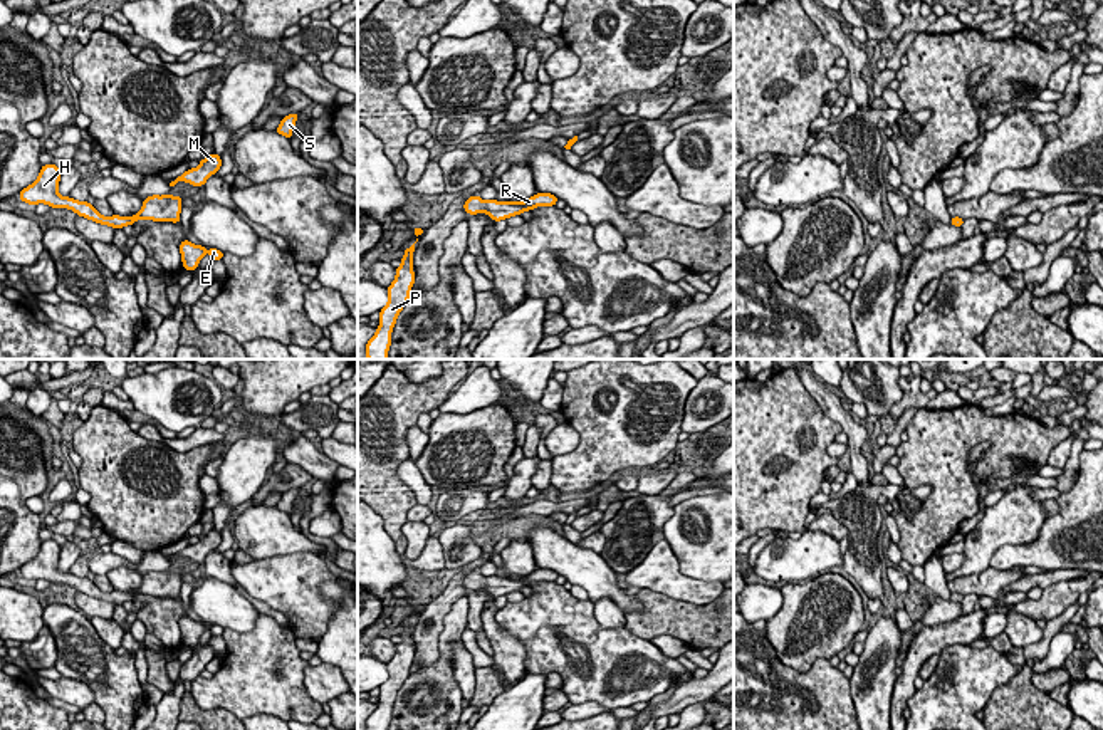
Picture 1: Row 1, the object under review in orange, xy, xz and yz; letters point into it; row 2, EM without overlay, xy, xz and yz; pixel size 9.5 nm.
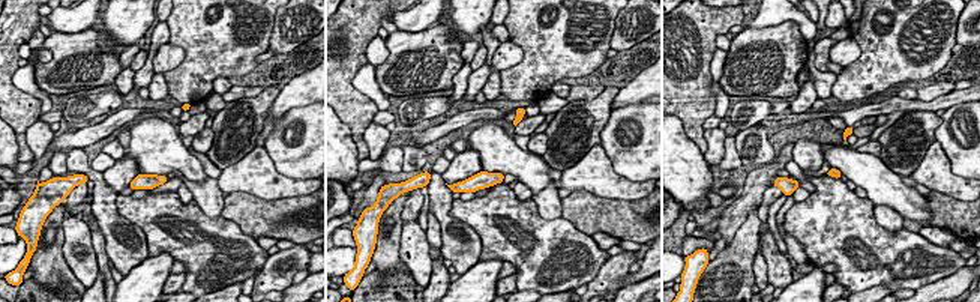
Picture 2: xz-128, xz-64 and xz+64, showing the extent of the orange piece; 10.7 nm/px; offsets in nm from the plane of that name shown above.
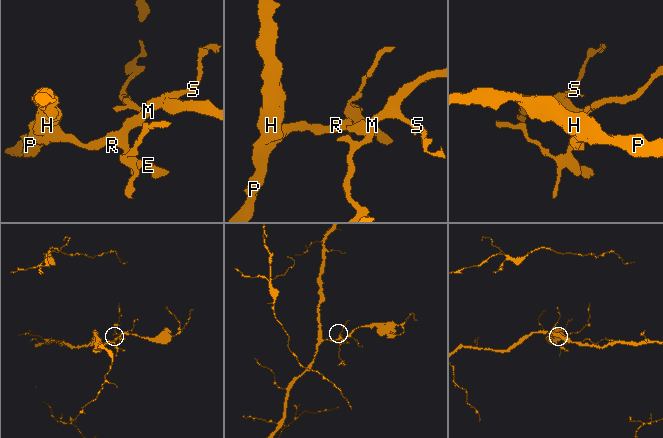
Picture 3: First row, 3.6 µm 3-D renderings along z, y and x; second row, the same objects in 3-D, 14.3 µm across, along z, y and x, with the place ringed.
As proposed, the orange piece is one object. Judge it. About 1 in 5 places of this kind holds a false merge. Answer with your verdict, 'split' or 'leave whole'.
leave whole

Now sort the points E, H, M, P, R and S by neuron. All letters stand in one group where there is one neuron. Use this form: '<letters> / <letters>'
E H M P R S

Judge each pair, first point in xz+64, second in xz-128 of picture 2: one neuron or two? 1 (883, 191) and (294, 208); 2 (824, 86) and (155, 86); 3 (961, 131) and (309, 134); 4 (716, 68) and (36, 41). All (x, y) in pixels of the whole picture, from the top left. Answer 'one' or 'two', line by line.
1: two
2: one
3: one
4: one

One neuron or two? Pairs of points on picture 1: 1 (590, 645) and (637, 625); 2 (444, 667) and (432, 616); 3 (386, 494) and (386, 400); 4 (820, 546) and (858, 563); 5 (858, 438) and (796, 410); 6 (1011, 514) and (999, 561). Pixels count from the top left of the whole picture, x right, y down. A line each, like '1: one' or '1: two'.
1: two
2: two
3: one
4: two
5: two
6: two

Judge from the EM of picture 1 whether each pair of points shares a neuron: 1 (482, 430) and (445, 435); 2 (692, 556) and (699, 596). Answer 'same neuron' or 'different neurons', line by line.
1: same neuron
2: different neurons

